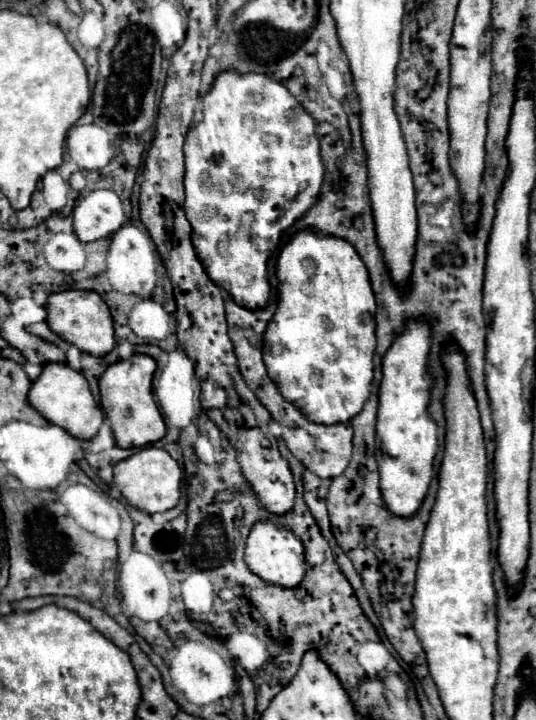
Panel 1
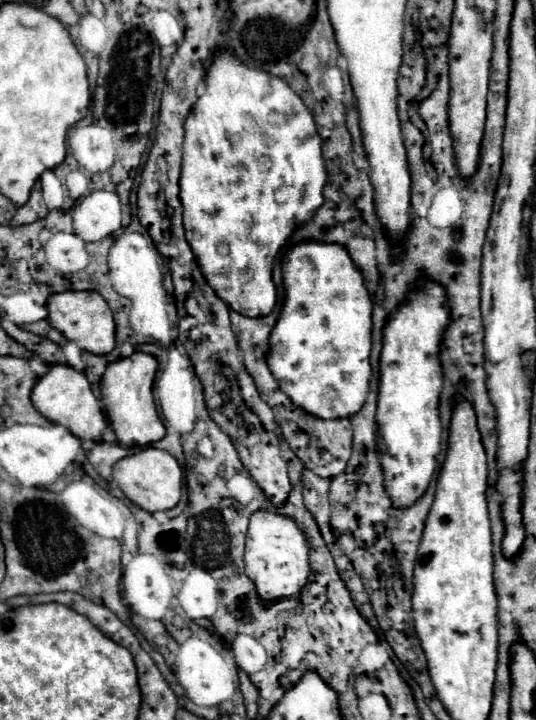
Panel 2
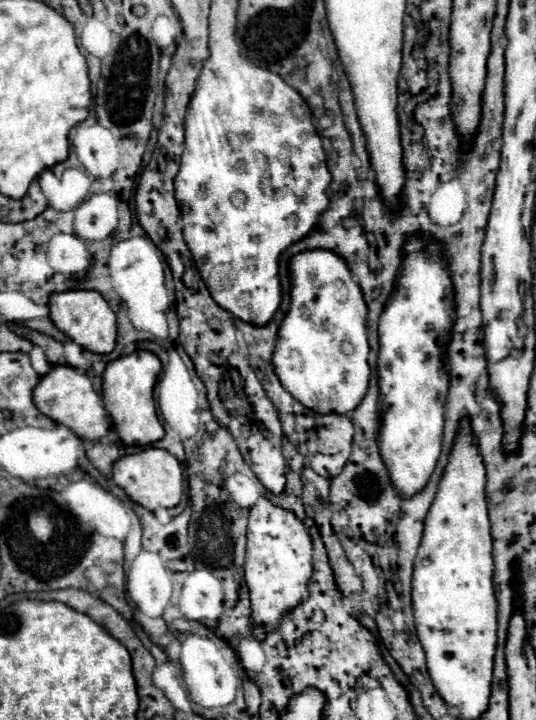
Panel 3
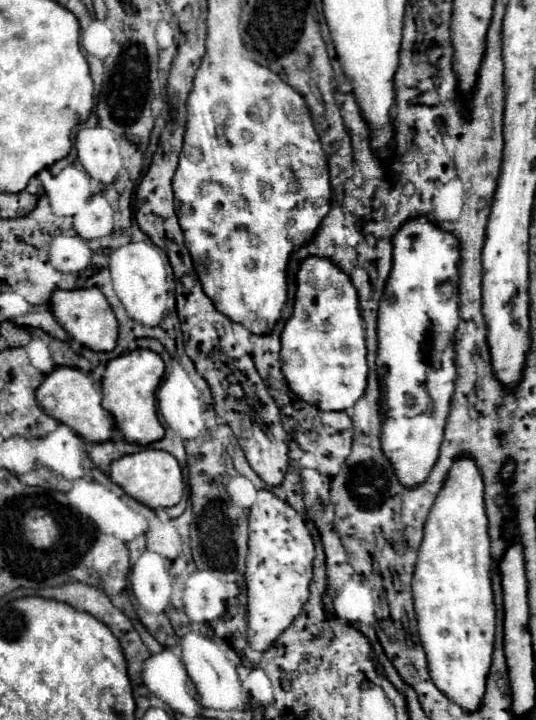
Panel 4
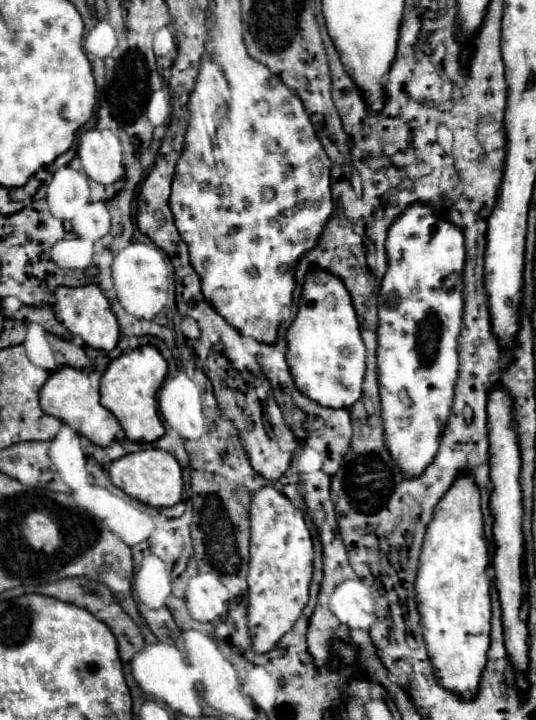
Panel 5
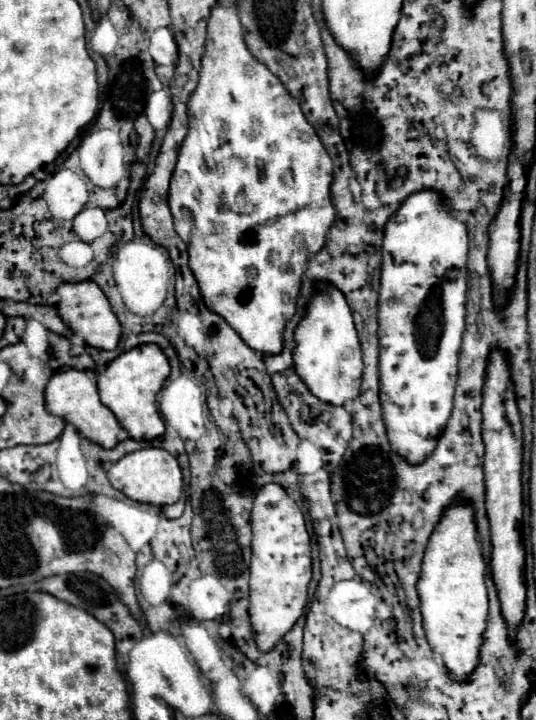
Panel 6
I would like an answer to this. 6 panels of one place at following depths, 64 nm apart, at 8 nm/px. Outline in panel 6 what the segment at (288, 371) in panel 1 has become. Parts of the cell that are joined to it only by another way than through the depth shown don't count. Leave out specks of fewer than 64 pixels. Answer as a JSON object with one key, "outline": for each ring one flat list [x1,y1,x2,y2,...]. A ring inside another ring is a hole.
{"outline":[[322,286,320,294,312,298,306,318,296,328,296,350,294,350,296,372,304,384,328,404,344,404,360,394,362,378,362,348,354,328,352,312,340,290]]}

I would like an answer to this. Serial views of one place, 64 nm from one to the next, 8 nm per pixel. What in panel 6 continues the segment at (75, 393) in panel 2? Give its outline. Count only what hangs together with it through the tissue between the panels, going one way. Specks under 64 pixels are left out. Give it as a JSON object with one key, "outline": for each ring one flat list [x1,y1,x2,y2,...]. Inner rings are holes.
{"outline":[[64,368,54,372,52,380,46,386,46,408,54,416,64,418,68,424,72,424,84,438,100,444,102,448,114,448,122,438,126,438,124,428,118,424,116,416,112,414,110,408,106,408,100,402,96,382,86,370,74,370,74,368]]}

